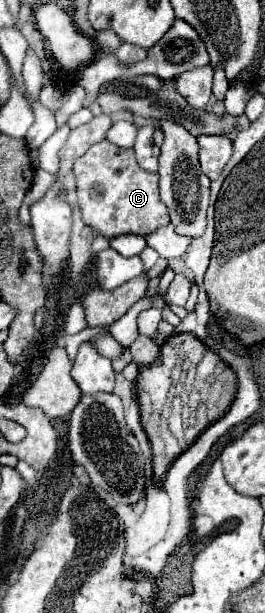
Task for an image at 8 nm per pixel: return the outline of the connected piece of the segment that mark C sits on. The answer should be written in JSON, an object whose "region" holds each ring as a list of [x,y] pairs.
{"region":[[[99,141],[73,167],[77,181],[77,197],[83,221],[101,231],[107,239],[117,235],[149,235],[170,222],[168,209],[159,193],[159,175],[143,171],[137,165],[135,151]]]}

